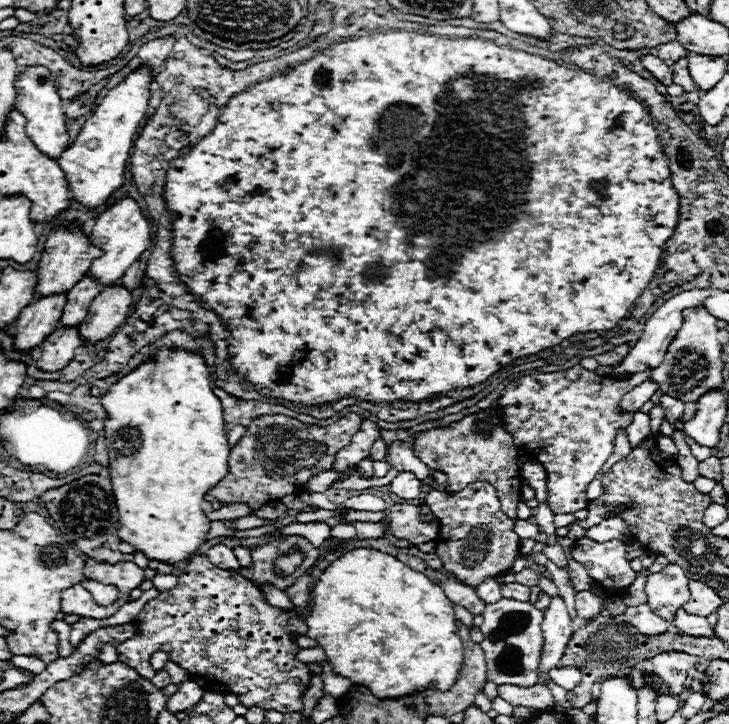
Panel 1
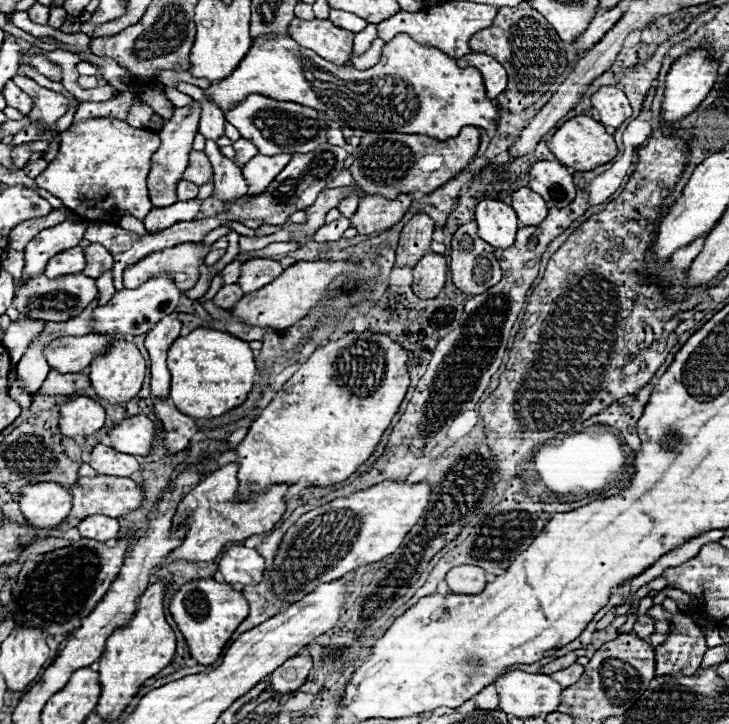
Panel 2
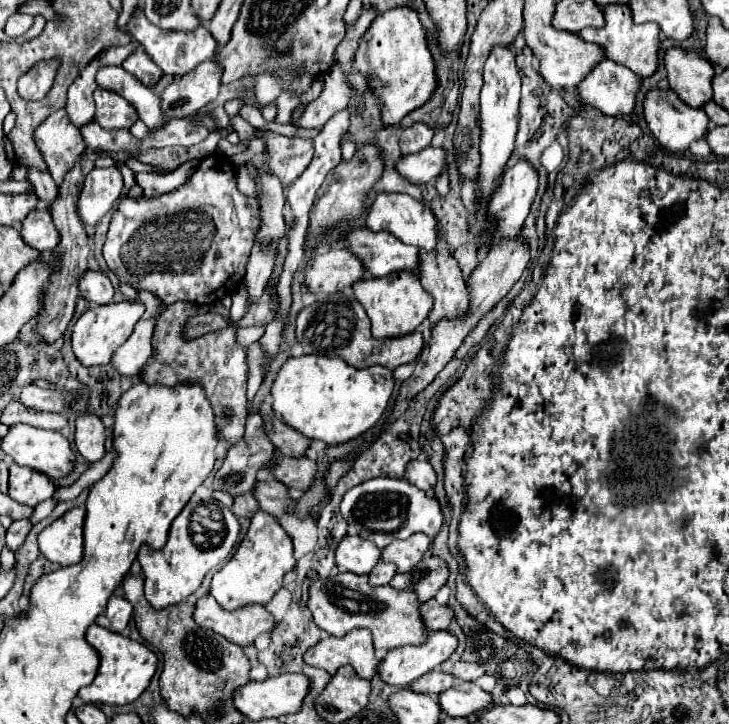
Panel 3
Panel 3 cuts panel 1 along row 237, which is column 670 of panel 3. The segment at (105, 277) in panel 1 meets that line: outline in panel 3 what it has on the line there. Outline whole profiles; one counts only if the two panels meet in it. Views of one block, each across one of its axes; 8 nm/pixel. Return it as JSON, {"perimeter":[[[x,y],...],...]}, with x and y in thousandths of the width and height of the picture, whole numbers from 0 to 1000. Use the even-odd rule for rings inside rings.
{"perimeter":[[[892,124],[886,130],[886,138],[883,138],[883,163],[889,169],[889,177],[892,182],[897,185],[897,191],[905,196],[908,204],[914,204],[916,210],[927,210],[927,213],[938,213],[947,199],[952,193],[960,193],[960,191],[968,191],[968,182],[971,182],[971,160],[966,157],[963,149],[947,149],[944,144],[933,141],[930,130],[927,127],[908,127],[908,124]]]}

